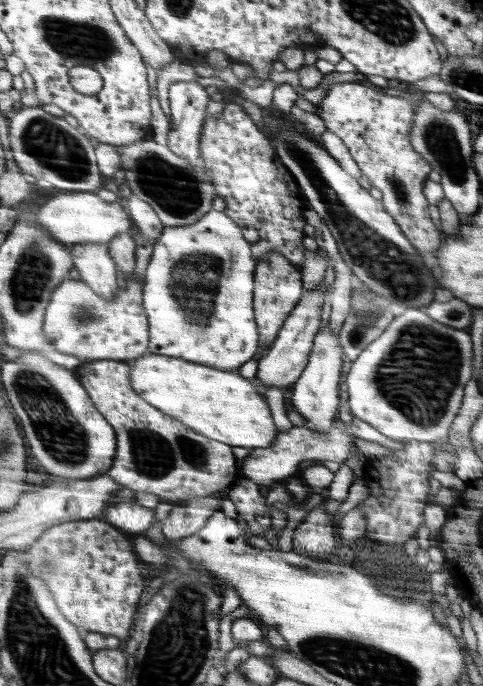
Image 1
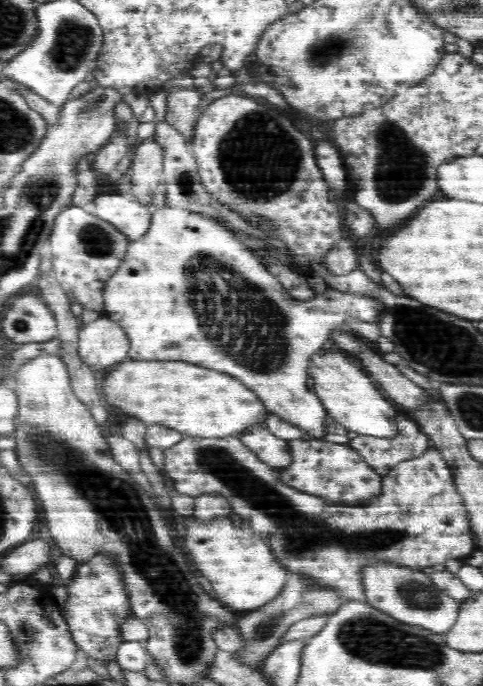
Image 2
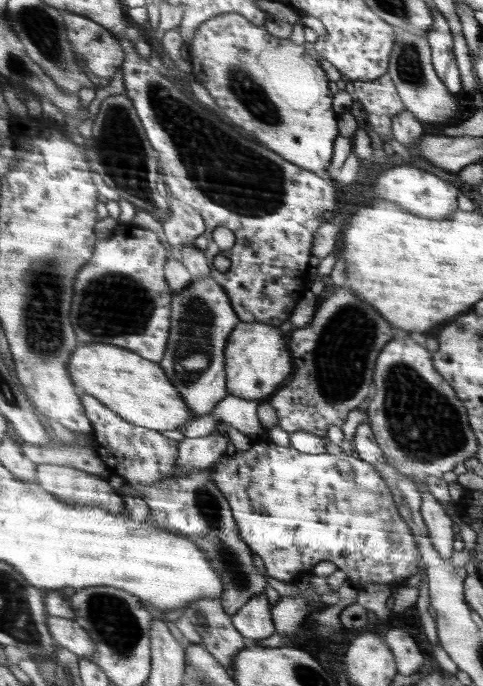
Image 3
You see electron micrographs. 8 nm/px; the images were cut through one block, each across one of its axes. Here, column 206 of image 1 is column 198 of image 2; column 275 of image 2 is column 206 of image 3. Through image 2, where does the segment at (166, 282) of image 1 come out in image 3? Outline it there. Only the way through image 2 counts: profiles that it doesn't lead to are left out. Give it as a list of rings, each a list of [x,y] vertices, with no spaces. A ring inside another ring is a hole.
[[[213,276],[193,278],[189,288],[173,290],[171,348],[167,348],[167,356],[161,364],[199,418],[215,412],[215,408],[231,394],[227,382],[227,346],[231,344],[231,334],[241,322],[243,320],[233,308],[231,296]]]

